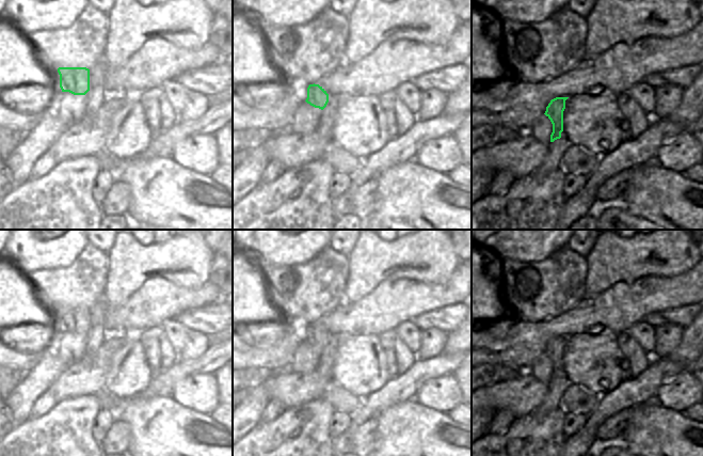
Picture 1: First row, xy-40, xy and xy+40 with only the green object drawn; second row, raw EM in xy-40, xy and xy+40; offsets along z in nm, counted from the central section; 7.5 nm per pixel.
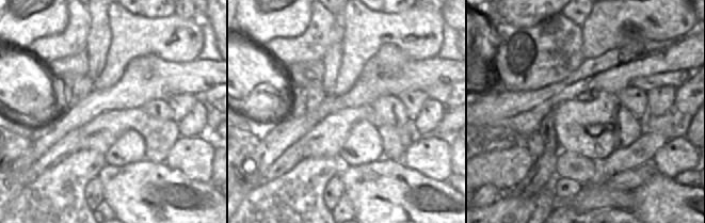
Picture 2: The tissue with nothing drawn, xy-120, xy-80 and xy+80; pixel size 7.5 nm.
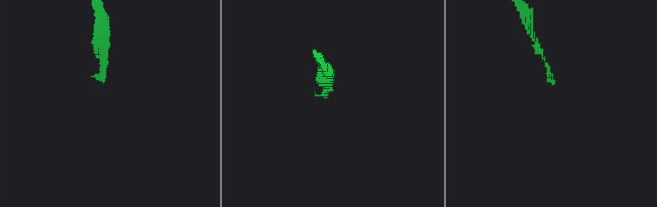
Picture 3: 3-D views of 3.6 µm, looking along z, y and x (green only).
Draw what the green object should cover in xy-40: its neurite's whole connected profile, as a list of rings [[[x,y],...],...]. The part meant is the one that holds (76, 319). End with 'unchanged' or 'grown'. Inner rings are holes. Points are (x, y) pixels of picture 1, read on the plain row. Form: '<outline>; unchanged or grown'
[[[59,306],[62,331],[85,334],[90,330],[90,309],[86,306]]]; unchanged

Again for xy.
[[[309,324],[305,341],[315,347],[323,349],[329,342],[329,333],[319,324]]]; unchanged

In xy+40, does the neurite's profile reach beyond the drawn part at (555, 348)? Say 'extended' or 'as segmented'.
as segmented

